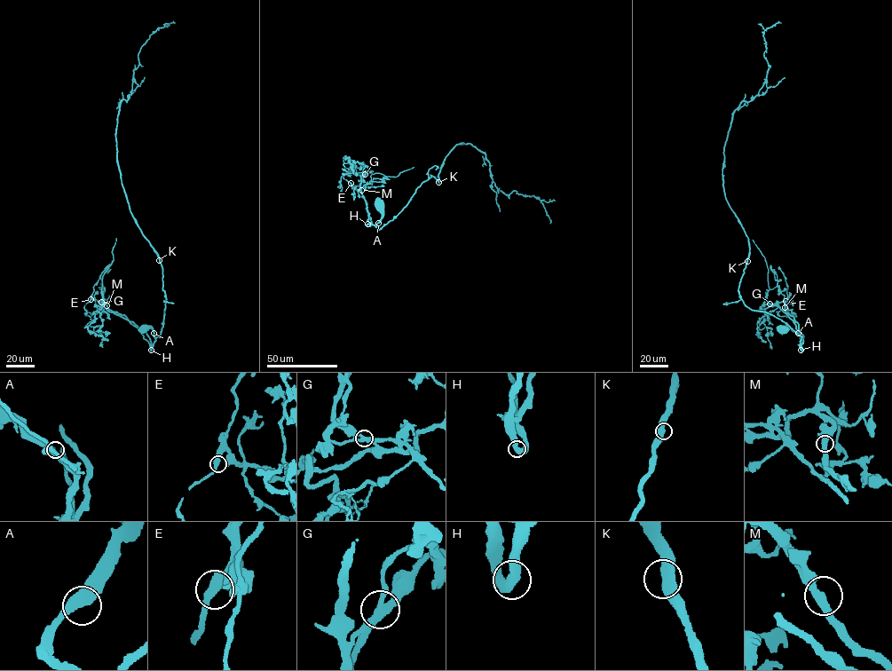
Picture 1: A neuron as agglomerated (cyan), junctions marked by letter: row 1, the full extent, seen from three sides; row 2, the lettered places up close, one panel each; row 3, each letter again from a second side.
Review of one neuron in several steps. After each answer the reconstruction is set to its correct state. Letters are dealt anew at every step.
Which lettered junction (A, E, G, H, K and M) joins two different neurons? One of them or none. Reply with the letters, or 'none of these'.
none of these

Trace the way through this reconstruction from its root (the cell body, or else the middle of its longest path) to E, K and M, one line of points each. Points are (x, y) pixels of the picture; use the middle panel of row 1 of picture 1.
E: (380, 203), (381, 219), (375, 226), (370, 225), (361, 189), (351, 183)
K: (380, 203), (382, 205), (382, 216), (376, 225), (379, 228), (397, 216), (415, 189), (430, 176), (438, 182)
M: (380, 203), (382, 205), (381, 219), (375, 226), (370, 225), (367, 202), (361, 190)

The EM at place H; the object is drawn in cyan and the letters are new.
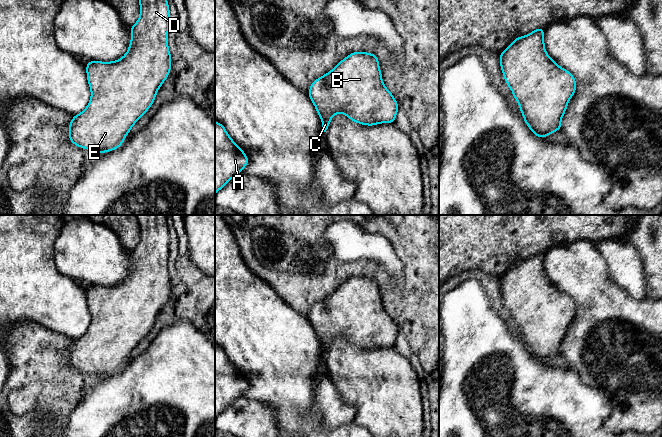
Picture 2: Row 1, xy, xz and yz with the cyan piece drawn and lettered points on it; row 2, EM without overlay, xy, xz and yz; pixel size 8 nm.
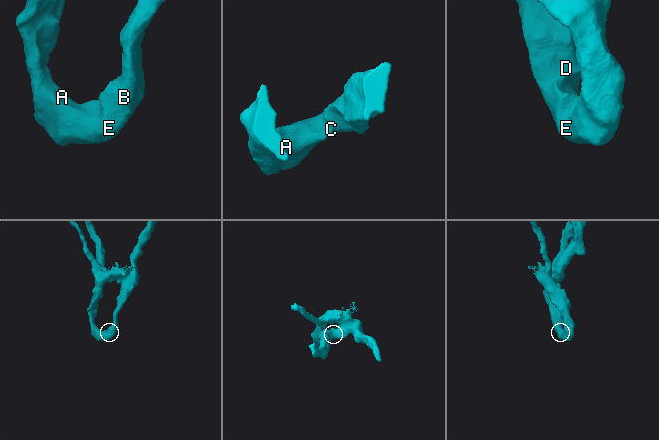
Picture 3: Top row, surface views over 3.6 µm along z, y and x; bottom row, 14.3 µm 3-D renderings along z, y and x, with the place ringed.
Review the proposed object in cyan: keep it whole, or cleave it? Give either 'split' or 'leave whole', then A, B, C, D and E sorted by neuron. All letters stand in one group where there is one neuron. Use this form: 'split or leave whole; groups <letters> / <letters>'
leave whole; groups A B C D E

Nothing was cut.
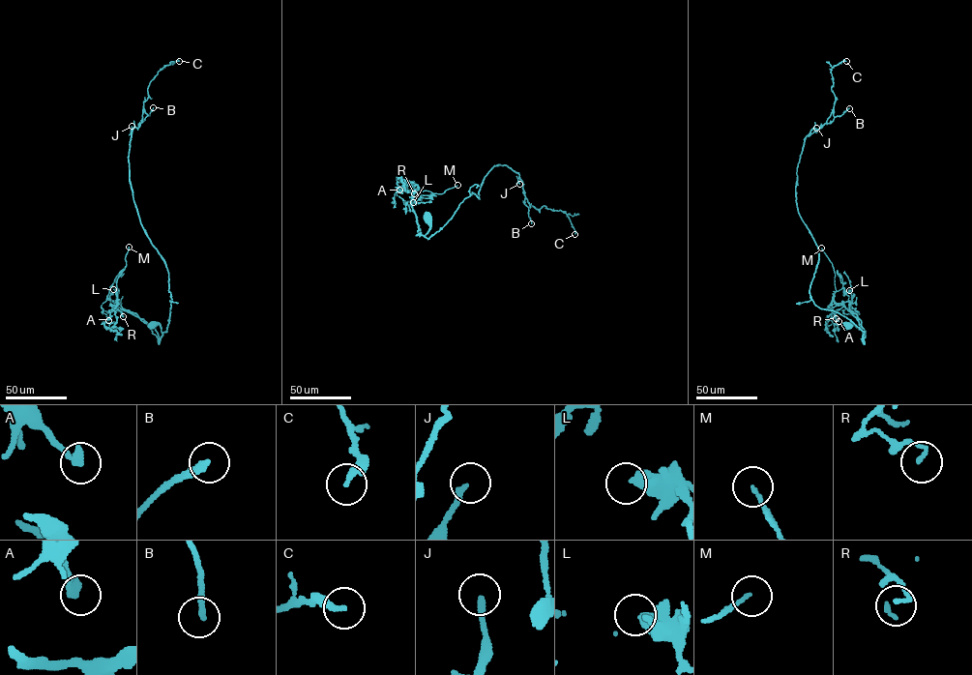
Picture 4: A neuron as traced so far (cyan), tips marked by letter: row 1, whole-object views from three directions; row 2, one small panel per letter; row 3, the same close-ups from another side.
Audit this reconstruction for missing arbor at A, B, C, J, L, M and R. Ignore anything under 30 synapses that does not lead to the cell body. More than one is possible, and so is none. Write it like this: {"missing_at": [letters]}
{"missing_at": []}

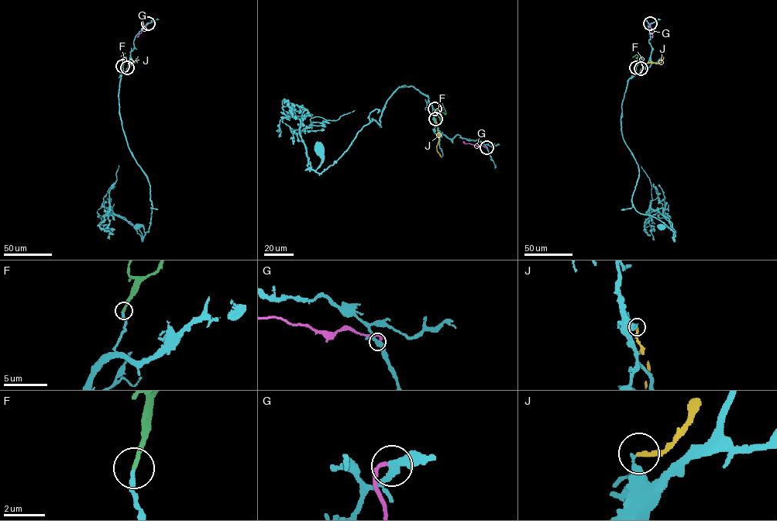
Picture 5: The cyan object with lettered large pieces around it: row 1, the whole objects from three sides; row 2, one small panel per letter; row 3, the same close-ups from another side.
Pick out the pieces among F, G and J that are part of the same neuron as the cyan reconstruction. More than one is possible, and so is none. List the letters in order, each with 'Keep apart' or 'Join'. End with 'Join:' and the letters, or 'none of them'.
F: Join
G: Keep apart
J: Keep apart
Join: F

